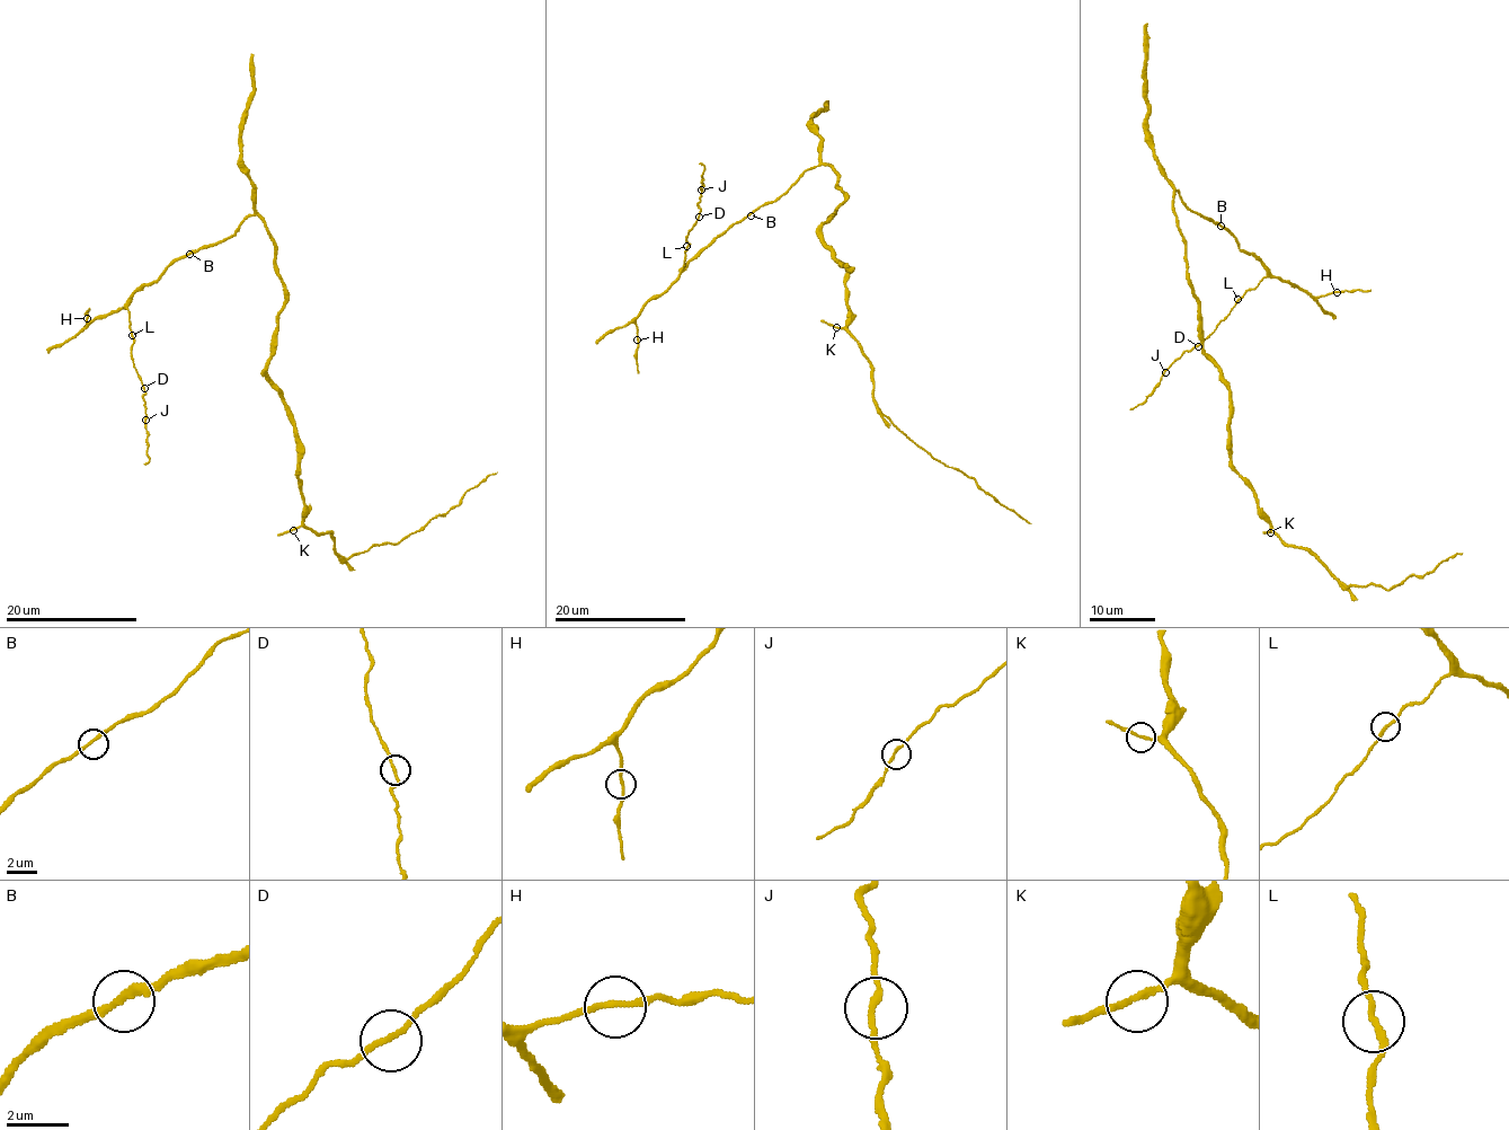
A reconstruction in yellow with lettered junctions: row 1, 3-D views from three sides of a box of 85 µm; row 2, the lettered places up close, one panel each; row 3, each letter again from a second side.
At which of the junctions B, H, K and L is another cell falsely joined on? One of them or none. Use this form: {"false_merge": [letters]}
{"false_merge": []}

